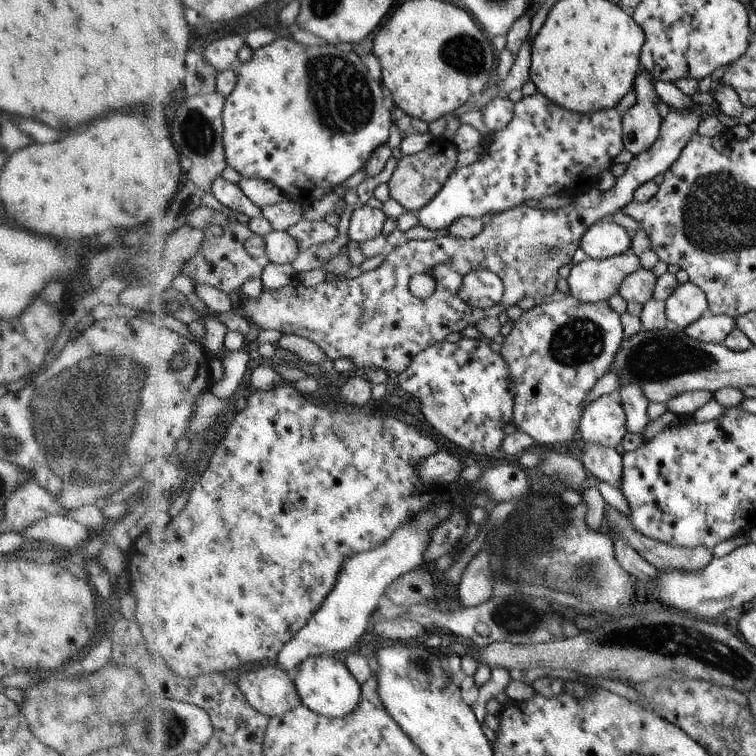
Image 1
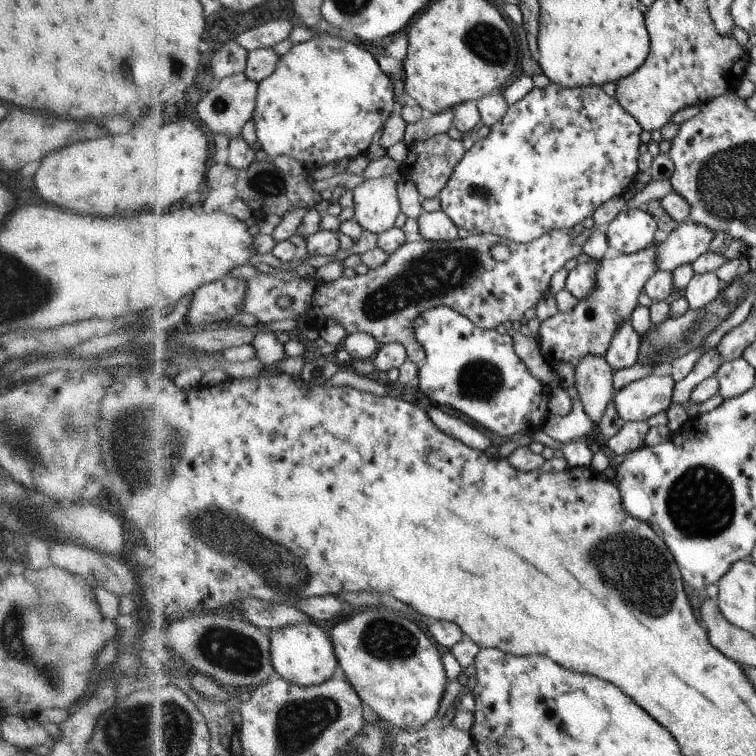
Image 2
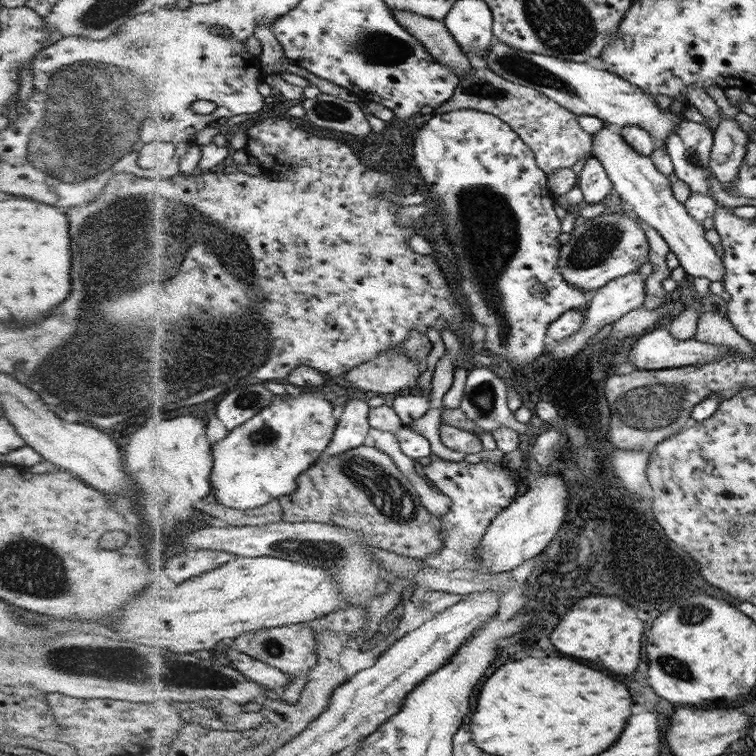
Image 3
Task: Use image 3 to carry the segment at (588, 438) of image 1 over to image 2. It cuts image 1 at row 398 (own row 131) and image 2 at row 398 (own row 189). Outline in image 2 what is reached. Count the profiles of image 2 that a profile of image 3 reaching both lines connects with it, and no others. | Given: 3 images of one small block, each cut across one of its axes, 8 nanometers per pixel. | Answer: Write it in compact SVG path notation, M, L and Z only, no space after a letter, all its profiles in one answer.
M647 375L628 383L613 396L616 410L625 422L647 421L654 414L667 412L674 401L676 381L672 375Z

